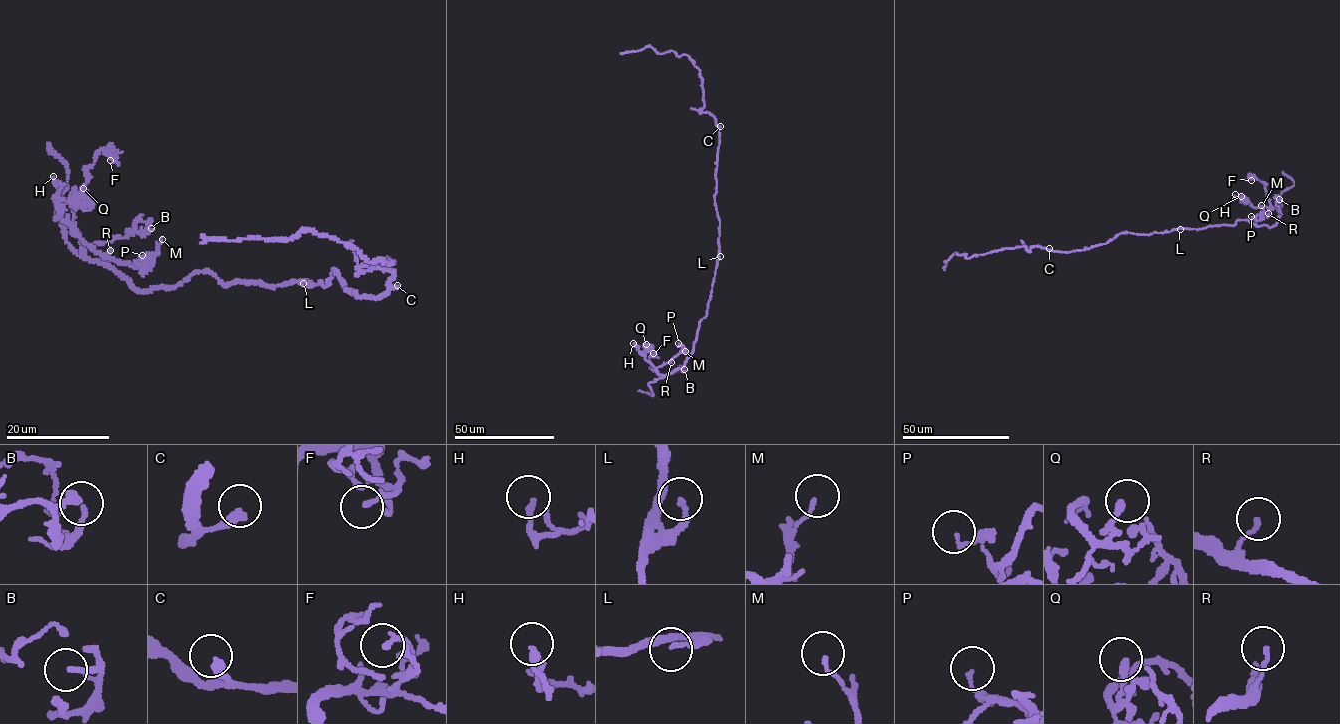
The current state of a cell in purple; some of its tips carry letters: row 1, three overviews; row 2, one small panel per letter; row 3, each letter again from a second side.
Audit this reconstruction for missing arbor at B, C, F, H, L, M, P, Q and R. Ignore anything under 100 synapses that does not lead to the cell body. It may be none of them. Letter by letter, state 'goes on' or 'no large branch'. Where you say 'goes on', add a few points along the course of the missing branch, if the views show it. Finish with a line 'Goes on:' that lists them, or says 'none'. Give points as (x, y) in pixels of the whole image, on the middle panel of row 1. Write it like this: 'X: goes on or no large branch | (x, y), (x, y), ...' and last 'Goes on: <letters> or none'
B: no large branch
C: no large branch
F: no large branch
H: no large branch
L: no large branch
M: no large branch
P: no large branch
Q: no large branch
R: no large branch
Goes on: none

